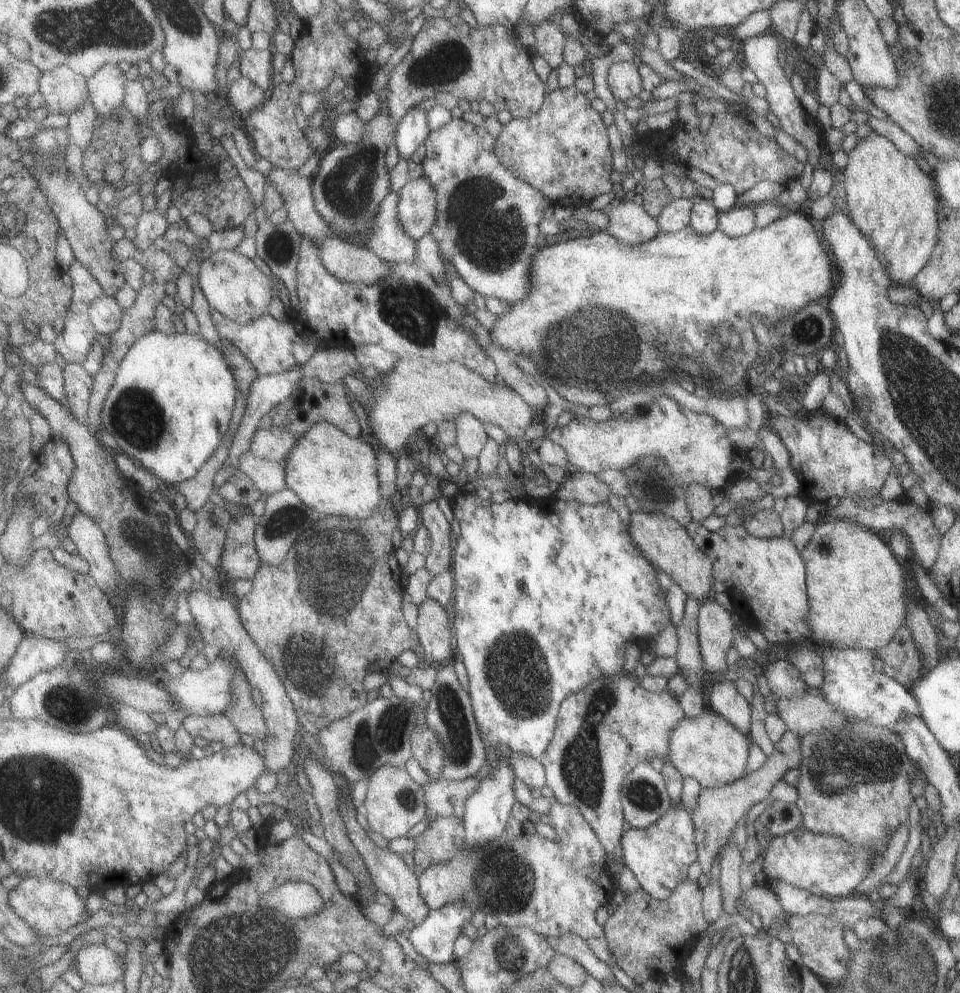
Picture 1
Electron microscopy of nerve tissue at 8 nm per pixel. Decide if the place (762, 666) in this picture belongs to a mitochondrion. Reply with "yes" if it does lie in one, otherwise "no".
no

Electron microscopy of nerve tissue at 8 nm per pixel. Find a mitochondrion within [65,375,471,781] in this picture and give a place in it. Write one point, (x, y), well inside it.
(326, 562)

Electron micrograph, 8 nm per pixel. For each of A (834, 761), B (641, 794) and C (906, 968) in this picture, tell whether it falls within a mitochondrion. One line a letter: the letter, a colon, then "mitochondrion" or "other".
A: mitochondrion
B: mitochondrion
C: mitochondrion

